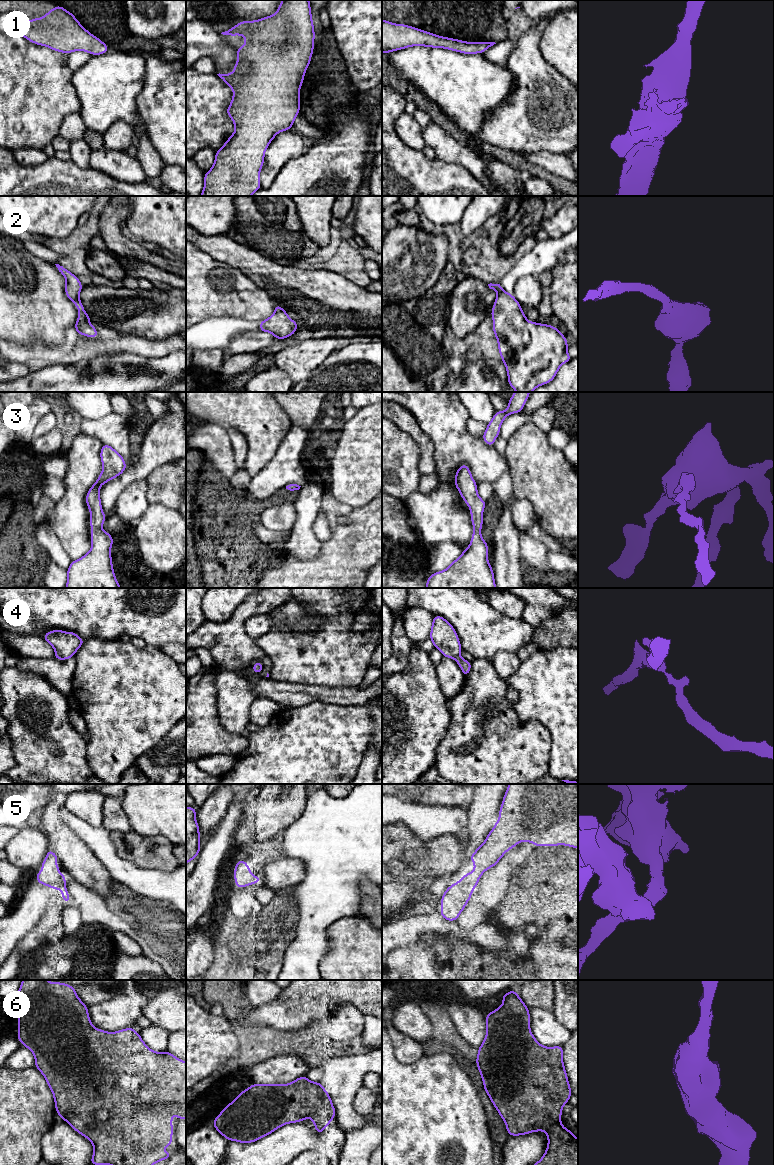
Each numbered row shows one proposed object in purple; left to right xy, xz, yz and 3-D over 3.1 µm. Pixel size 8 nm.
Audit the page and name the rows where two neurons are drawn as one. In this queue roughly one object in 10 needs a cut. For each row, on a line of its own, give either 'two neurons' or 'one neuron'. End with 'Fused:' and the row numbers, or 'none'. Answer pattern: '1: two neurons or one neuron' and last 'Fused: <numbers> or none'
1: one neuron
2: one neuron
3: one neuron
4: one neuron
5: one neuron
6: one neuron
Fused: none

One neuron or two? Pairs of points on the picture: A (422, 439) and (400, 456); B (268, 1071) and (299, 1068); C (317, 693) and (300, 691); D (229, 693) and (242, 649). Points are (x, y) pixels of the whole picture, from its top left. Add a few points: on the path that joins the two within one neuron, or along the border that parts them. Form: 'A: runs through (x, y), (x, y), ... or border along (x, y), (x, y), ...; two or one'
A: border along (398, 429), (416, 443), (420, 451), (418, 467); two
B: runs through (276, 1070), (291, 1068); one
C: runs through (313, 693), (304, 693); one
D: border along (215, 667), (237, 671); two

